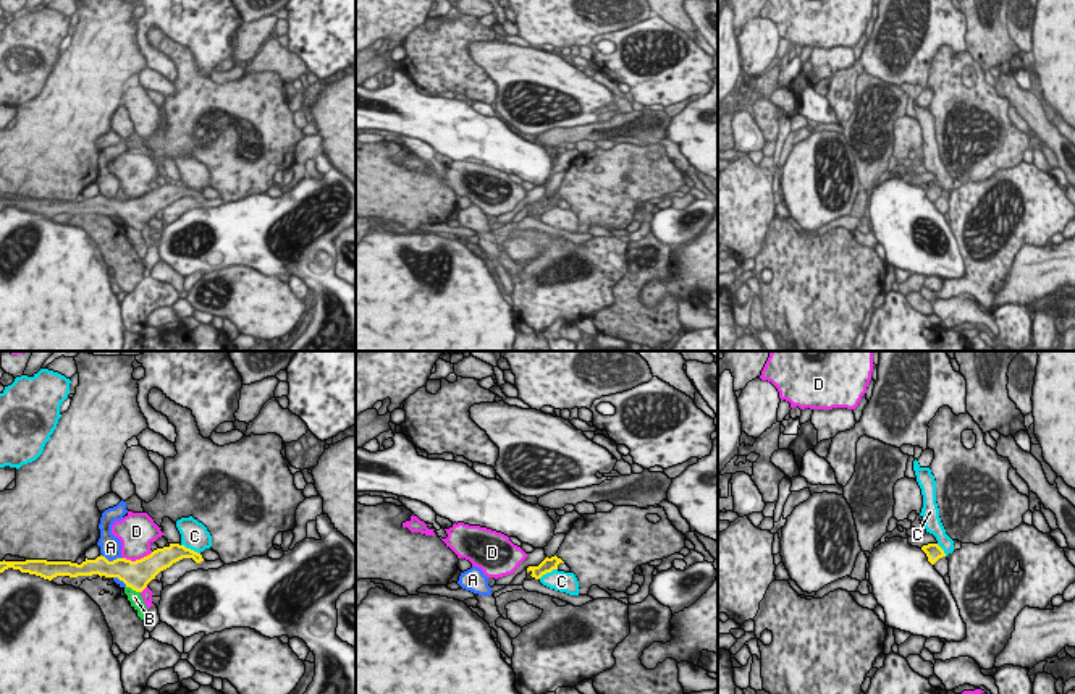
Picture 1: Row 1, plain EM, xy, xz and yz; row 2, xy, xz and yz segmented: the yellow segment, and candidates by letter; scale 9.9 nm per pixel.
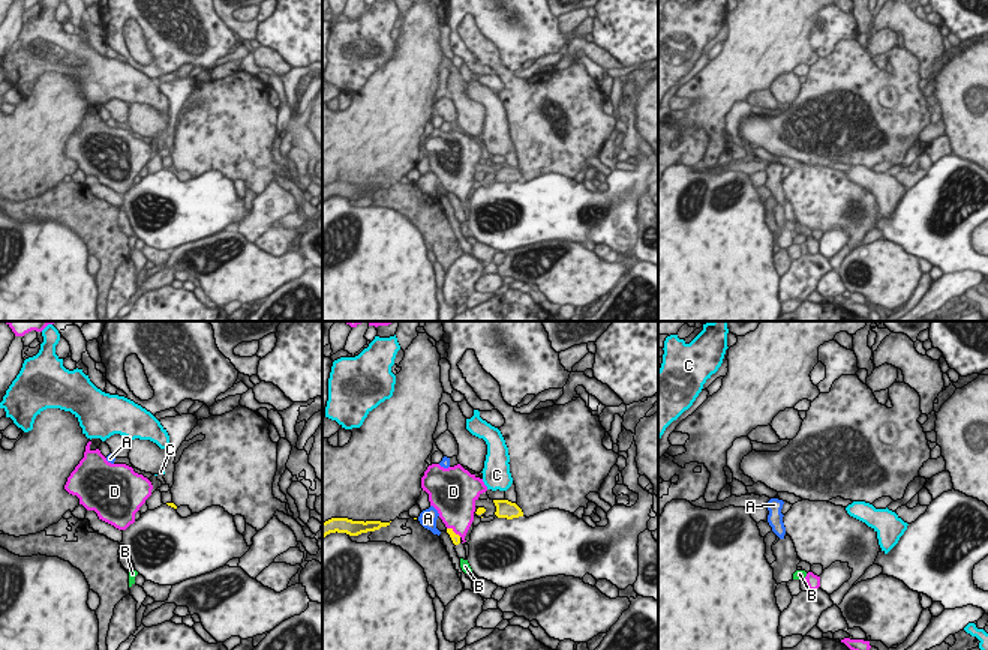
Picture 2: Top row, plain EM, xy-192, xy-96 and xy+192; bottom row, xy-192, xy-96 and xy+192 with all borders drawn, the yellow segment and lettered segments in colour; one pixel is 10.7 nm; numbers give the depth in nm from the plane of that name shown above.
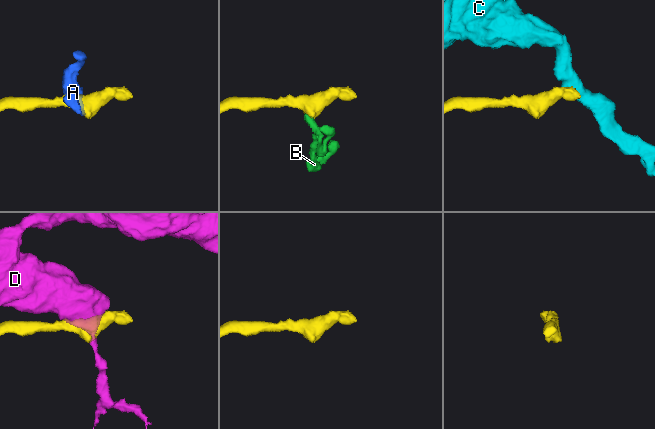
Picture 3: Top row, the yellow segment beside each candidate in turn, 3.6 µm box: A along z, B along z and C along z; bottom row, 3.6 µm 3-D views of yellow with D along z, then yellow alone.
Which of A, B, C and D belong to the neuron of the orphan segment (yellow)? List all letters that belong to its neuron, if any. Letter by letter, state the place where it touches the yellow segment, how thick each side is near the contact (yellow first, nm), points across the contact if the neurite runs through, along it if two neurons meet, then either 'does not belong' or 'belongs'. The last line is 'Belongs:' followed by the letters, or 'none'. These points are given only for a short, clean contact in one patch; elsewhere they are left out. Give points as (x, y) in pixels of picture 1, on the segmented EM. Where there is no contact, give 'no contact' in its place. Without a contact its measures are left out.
A: meets yellow in xy at (113, 560); 260 nm thick on the yellow side, 220 nm on the other; border along xy (101, 555), (109, 560), (122, 558); does not belong
B: meets yellow in xy at (133, 589); 280 nm thick on the yellow side, 130 nm on the other; border along xy (126, 586), (139, 592); does not belong
C: meets yellow in xy at (189, 549); 190 nm thick on the yellow side, 280 nm on the other; border along xy (181, 544), (199, 554); does not belong
D: meets yellow in xy at (138, 560); 280 nm thick on the yellow side, 320 nm on the other; does not belong
Belongs: none

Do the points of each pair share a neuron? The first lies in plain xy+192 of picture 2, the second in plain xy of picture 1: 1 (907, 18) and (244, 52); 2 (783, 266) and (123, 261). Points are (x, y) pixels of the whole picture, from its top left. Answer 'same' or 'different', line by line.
1: different
2: same

